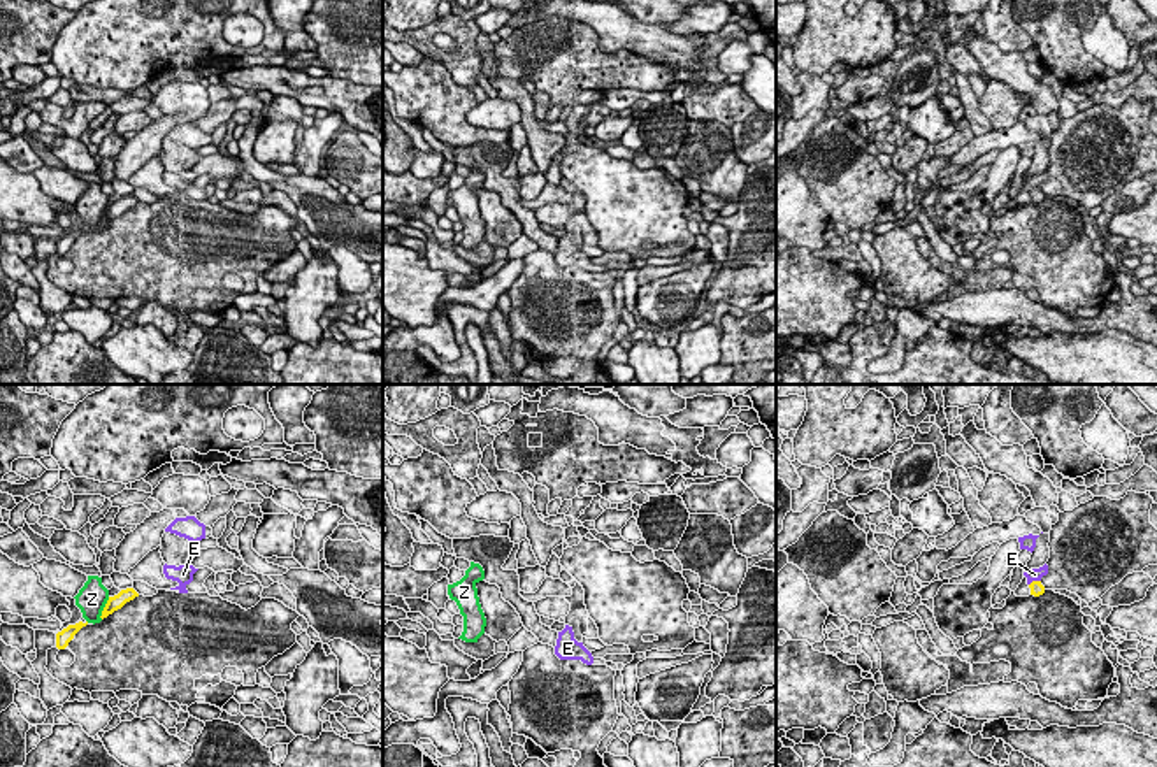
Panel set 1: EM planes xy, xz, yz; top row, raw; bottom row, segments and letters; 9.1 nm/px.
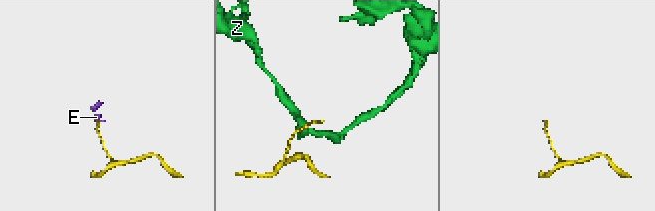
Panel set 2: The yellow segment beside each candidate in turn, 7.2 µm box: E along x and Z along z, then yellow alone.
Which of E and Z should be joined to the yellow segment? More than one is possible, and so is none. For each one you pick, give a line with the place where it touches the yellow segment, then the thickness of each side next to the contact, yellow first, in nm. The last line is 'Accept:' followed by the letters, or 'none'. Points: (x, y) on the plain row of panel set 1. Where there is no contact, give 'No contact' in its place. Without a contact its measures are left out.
Accept: none

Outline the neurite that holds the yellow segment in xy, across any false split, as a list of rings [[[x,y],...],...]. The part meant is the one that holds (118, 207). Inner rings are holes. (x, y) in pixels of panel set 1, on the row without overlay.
[[[133,195],[121,197],[118,202],[109,204],[104,218],[102,218],[102,226],[112,221],[114,218],[121,216],[126,209],[133,207],[139,204],[139,200]]]

